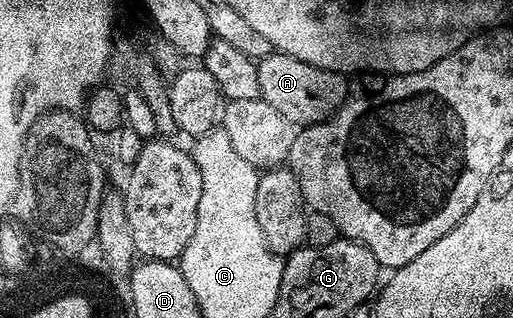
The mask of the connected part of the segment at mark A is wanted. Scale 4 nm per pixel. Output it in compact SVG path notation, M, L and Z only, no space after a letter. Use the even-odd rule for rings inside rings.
M270 52L256 61L256 78L260 95L270 107L274 107L286 119L290 119L297 127L317 125L319 121L327 121L349 96L350 88L344 82L345 74L334 69L314 67L310 63L302 63L302 59L294 59L294 55Z

